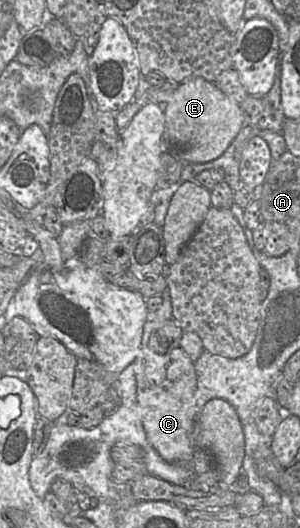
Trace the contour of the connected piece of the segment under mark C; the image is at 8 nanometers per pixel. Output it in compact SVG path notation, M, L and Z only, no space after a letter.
M147 346L141 348L134 361L137 400L140 405L138 426L143 426L147 440L159 455L172 463L191 462L193 454L196 372L194 362L190 360L180 347L167 354L158 354Z

